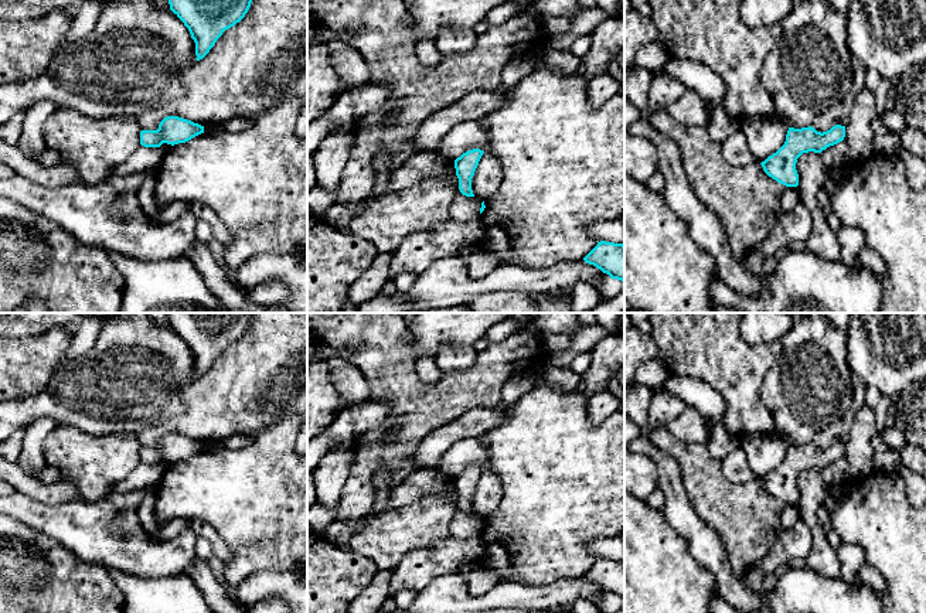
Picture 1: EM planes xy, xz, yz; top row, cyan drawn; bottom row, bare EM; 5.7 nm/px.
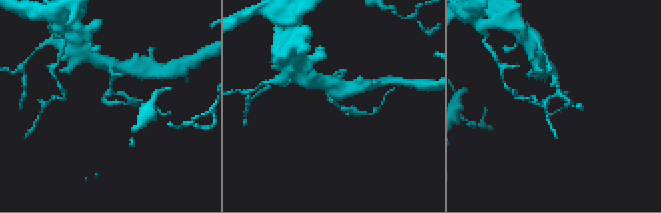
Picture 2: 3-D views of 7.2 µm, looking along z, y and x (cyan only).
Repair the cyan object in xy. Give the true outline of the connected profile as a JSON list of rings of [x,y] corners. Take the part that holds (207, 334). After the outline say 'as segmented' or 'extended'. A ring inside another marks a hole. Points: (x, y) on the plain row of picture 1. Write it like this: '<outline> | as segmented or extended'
[[[168,313],[170,327],[188,345],[202,377],[222,350],[248,330],[252,313]]] | as segmented

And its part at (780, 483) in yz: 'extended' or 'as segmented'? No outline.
as segmented

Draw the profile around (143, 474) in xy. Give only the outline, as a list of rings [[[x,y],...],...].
[[[139,463],[122,481],[110,488],[110,494],[126,494],[143,487],[157,486],[164,474],[161,464]]]

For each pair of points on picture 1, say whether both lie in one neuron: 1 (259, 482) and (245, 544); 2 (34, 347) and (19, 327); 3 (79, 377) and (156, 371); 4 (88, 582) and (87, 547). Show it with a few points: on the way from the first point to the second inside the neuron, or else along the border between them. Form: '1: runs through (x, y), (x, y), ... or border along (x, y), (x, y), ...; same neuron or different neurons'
1: runs through (259, 497), (259, 528); same neuron
2: border along (54, 327), (38, 334), (14, 337); different neurons
3: runs through (98, 377), (130, 377), (138, 371); same neuron
4: border along (58, 542), (82, 559), (104, 565), (108, 569); different neurons

